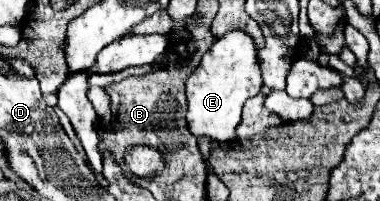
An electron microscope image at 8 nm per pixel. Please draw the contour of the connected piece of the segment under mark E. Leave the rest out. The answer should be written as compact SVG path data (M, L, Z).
M242 30L228 32L224 38L214 40L210 50L202 56L200 66L186 82L188 112L186 120L196 138L208 136L214 142L234 140L234 128L240 124L242 106L248 98L256 96L262 88L262 76L258 68L258 50L250 34Z

